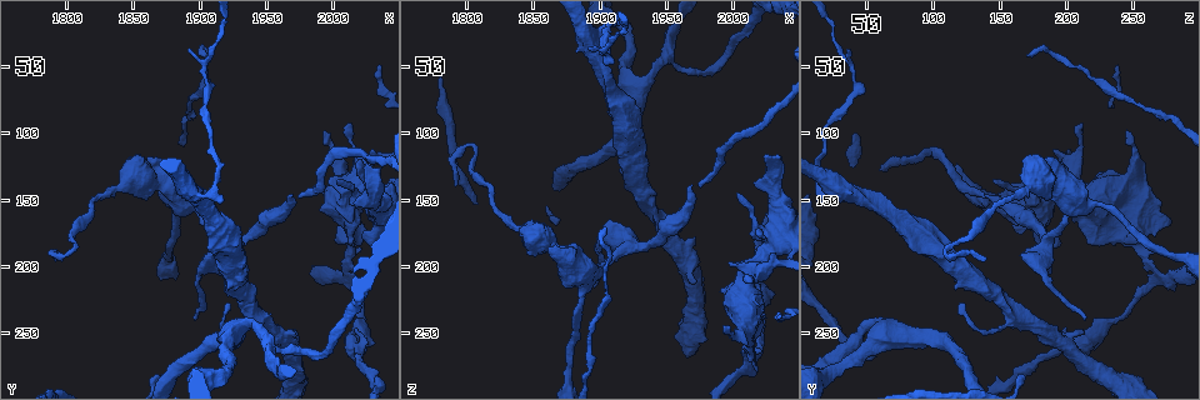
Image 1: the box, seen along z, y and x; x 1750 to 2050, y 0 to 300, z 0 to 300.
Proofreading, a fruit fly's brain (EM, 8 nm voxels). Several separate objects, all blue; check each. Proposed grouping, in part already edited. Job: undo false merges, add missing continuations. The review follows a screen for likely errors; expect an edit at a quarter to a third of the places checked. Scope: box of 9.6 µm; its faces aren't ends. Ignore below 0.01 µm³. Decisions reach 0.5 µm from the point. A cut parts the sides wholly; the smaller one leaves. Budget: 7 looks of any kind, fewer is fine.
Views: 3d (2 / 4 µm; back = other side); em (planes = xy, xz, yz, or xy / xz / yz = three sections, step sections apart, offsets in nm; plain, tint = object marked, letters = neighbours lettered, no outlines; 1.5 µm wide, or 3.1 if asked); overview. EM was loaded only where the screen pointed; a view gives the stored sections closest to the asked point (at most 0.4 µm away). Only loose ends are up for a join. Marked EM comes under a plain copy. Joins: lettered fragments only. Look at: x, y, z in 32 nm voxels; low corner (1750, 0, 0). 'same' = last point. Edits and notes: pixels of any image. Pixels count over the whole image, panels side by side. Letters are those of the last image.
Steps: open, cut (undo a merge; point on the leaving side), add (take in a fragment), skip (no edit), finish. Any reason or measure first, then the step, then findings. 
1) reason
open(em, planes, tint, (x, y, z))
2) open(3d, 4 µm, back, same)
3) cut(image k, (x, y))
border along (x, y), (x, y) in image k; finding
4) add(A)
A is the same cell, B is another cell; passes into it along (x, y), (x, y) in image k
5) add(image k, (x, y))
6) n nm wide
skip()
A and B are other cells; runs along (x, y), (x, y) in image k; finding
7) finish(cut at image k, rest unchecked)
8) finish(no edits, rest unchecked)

branch stops here
open(em, xz, step 8, letters, (1904, 40, 168))

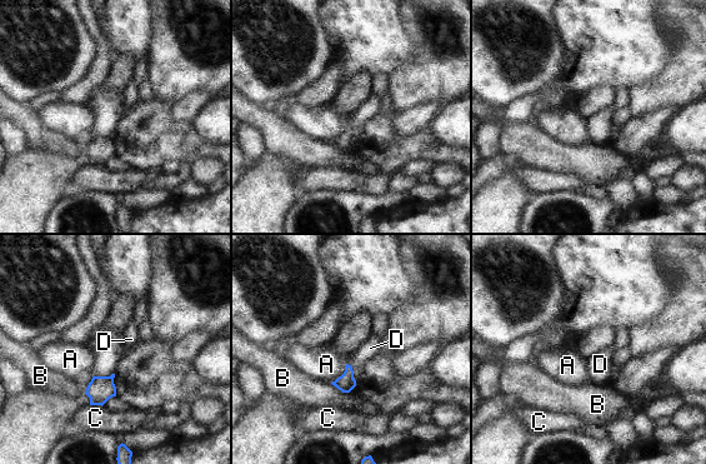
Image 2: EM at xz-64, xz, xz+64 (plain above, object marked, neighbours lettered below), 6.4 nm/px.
another direction
open(em, planes, letters, same)

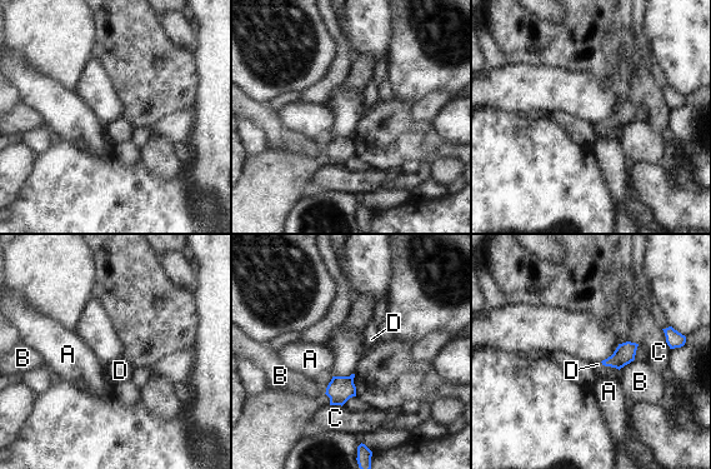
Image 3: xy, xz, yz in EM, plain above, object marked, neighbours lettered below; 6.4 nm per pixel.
C touches over 150 nm
skip()
A, B, C and D are other cells; no lettered fragment goes on from it

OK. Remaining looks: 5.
an open end
open(3d, 4 µm, (1996, 100, 244))

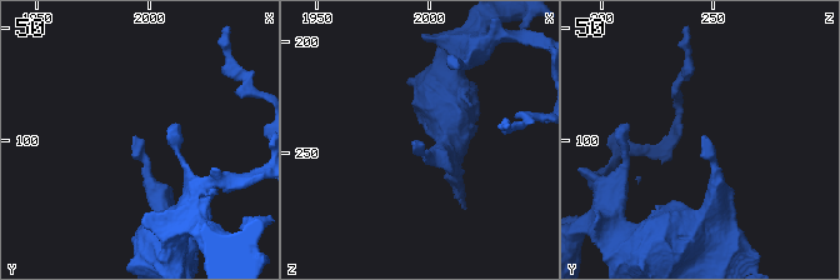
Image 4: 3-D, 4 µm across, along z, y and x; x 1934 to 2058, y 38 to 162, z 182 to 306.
shape alone is not enough
open(em, planes, letters, (1994, 98, 245))

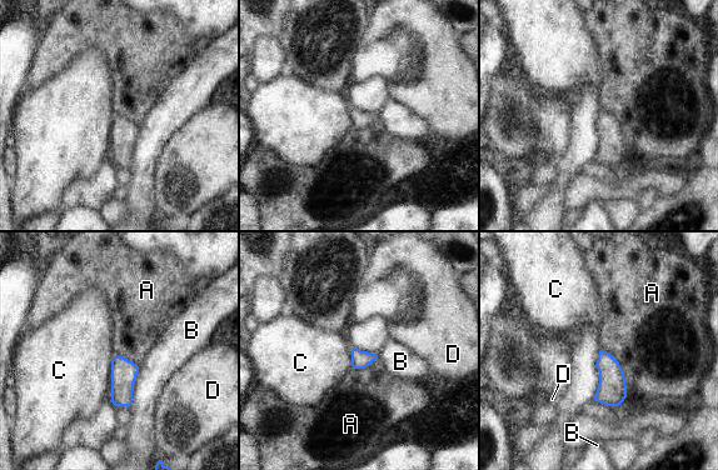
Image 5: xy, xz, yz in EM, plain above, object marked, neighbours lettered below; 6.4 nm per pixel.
skip()
A, B, C and D are other cells; border along (603, 349), (618, 363), (627, 395) in image 5; no lettered fragment goes on from it

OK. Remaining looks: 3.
calibre changes
open(em, planes, letters, (2036, 118, 196))

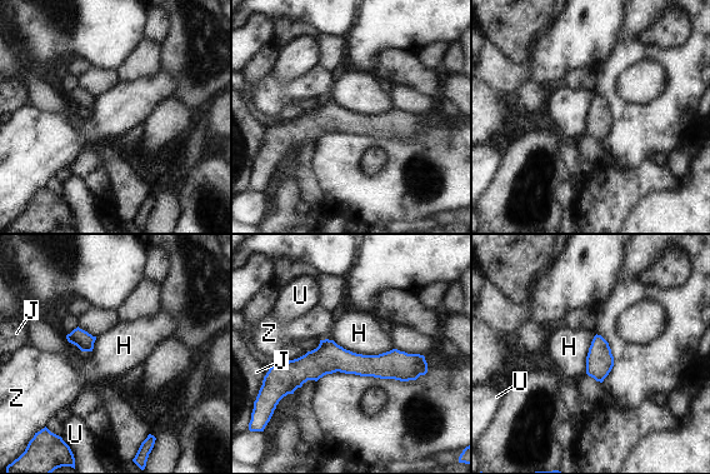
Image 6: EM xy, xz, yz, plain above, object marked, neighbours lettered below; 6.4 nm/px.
180 nm wide
skip()
H, J, U and Z are other cells; all the same neuron

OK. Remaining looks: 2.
finish(no edits, rest unchecked)

